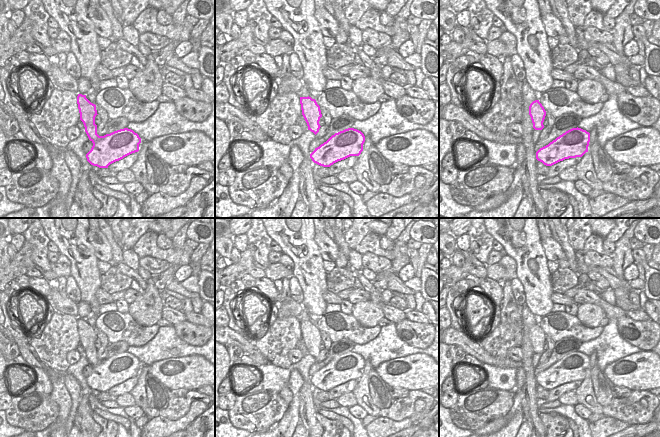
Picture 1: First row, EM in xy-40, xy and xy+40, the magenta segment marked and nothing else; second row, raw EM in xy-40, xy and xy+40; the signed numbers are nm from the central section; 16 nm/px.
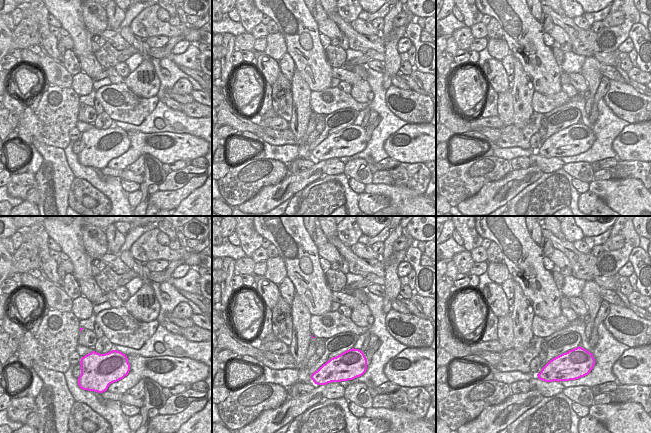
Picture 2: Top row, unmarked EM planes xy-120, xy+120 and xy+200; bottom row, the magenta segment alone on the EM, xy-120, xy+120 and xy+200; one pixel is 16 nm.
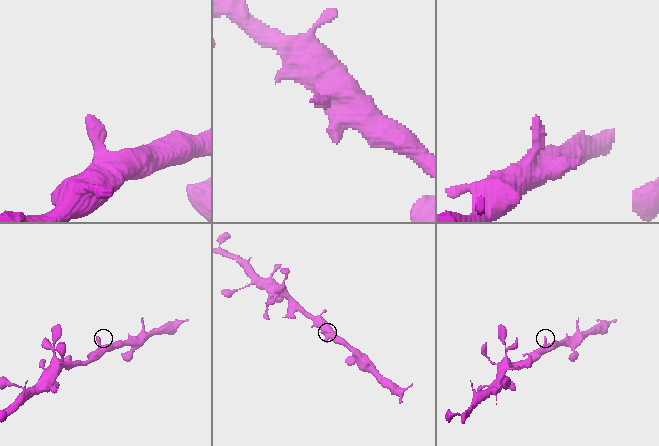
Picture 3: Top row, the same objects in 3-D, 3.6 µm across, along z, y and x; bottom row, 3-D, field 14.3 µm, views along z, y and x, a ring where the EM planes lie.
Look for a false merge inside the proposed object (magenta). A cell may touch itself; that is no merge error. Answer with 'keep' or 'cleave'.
keep

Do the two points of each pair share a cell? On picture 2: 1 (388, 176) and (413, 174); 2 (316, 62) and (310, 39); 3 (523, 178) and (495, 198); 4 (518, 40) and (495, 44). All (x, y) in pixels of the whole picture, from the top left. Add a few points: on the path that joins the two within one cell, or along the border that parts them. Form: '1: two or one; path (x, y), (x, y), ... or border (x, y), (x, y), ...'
1: one; path (394, 176), (407, 174)
2: one; path (310, 56), (310, 45)
3: one; path (516, 180), (502, 191)
4: two; border (503, 38), (510, 52)

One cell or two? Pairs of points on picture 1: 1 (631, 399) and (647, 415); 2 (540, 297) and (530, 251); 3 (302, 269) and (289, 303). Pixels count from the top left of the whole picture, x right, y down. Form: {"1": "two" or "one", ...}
{"1": "one", "2": "one", "3": "two"}

